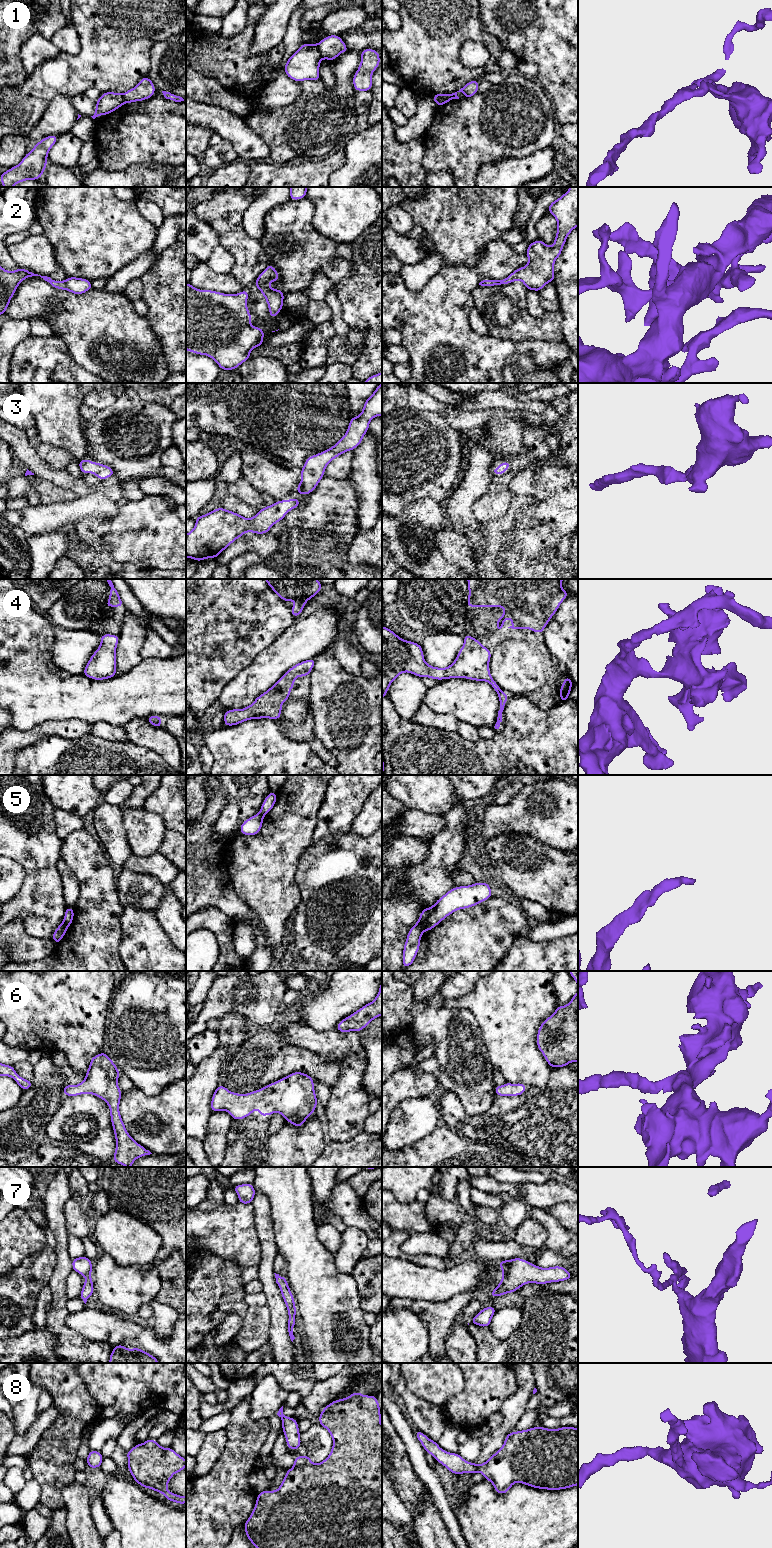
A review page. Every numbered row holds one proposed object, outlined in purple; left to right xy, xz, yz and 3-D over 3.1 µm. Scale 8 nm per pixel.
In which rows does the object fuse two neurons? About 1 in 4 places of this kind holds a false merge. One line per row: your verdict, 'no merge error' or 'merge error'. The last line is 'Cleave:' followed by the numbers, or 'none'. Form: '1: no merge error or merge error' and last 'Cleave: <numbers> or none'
1: merge error
2: no merge error
3: no merge error
4: no merge error
5: merge error
6: no merge error
7: no merge error
8: no merge error
Cleave: 1, 5

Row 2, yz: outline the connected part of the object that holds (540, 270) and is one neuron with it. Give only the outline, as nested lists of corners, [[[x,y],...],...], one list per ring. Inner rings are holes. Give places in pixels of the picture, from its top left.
[[[570,187],[560,198],[550,203],[547,212],[558,222],[554,245],[548,246],[541,239],[529,243],[526,251],[527,266],[518,268],[505,279],[486,279],[479,285],[507,285],[521,280],[527,290],[539,292],[548,282],[554,282],[555,260],[561,255],[568,235],[578,226],[578,187]]]

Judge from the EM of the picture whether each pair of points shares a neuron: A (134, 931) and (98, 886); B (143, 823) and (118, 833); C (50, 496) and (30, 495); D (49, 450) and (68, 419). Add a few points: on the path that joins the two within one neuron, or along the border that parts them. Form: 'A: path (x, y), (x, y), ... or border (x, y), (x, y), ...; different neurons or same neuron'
A: border (124, 908), (121, 914), (121, 939); different neurons
B: border (122, 810), (122, 823), (132, 853); different neurons
C: border (25, 476), (37, 493), (41, 503); different neurons
D: border (42, 441), (65, 449), (73, 457); different neurons

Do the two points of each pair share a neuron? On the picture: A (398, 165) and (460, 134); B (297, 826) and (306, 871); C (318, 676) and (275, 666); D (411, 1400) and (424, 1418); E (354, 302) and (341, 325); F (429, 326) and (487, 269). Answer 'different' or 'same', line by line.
A: different
B: different
C: different
D: same
E: different
F: same

